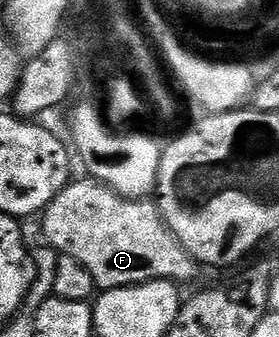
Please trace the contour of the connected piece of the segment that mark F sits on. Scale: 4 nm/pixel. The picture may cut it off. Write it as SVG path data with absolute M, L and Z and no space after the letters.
M69 180L68 186L49 203L42 214L44 237L57 254L73 257L90 271L97 290L121 289L127 285L145 285L147 281L175 281L183 283L195 275L197 262L184 250L182 243L168 230L164 216L160 214L159 204L152 199L124 197L114 192L109 185L101 181Z

